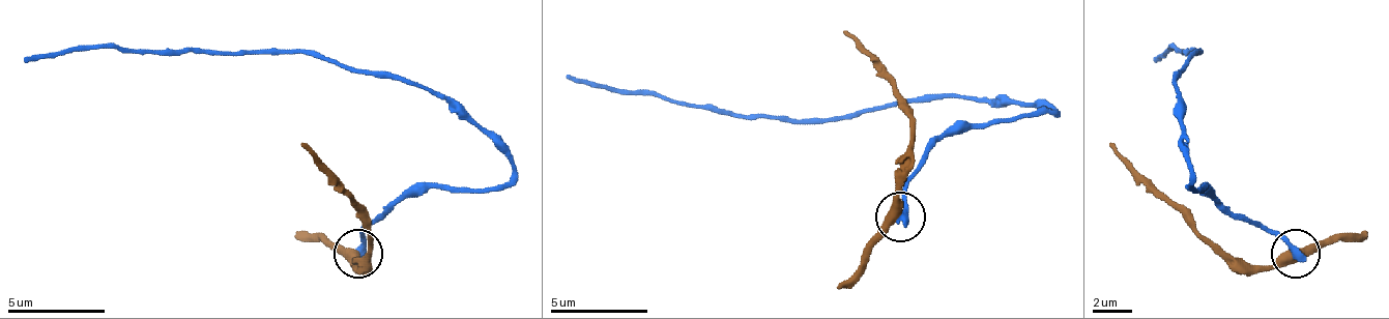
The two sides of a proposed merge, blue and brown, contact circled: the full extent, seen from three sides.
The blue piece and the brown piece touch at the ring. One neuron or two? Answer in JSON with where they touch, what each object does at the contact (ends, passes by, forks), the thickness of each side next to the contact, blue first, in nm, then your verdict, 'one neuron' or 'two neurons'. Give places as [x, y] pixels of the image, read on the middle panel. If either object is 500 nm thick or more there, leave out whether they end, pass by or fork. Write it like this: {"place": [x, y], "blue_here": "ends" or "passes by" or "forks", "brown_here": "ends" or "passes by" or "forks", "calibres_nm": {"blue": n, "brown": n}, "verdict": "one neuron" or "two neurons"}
{"place": [900, 216], "blue_here": "ends", "brown_here": "passes by", "calibres_nm": {"blue": 440, "brown": 480}, "verdict": "two neurons"}

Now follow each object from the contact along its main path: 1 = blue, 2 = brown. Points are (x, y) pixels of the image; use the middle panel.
1: (901, 215), (912, 171), (946, 137), (1053, 113), (955, 97), (852, 117), (734, 117), (568, 74)
2: (901, 215), (901, 156), (912, 142), (912, 108), (842, 29)

